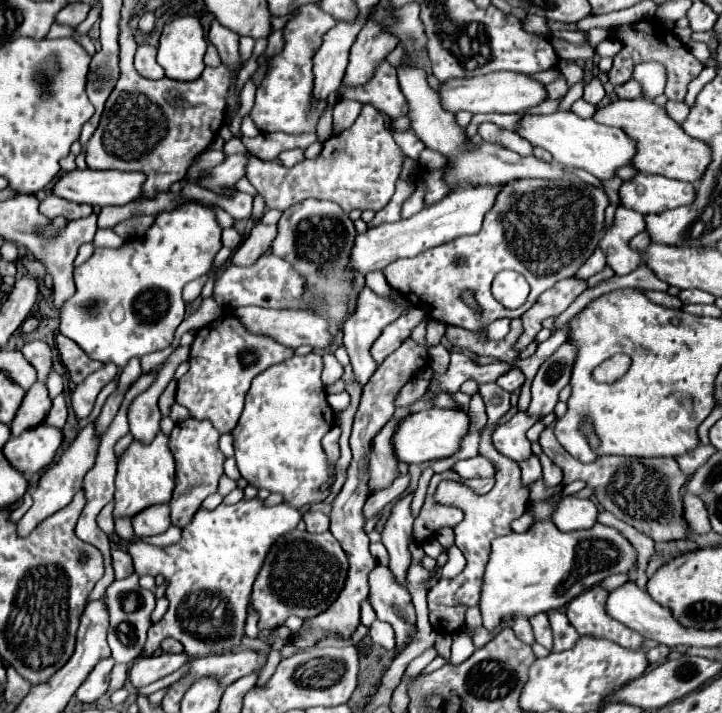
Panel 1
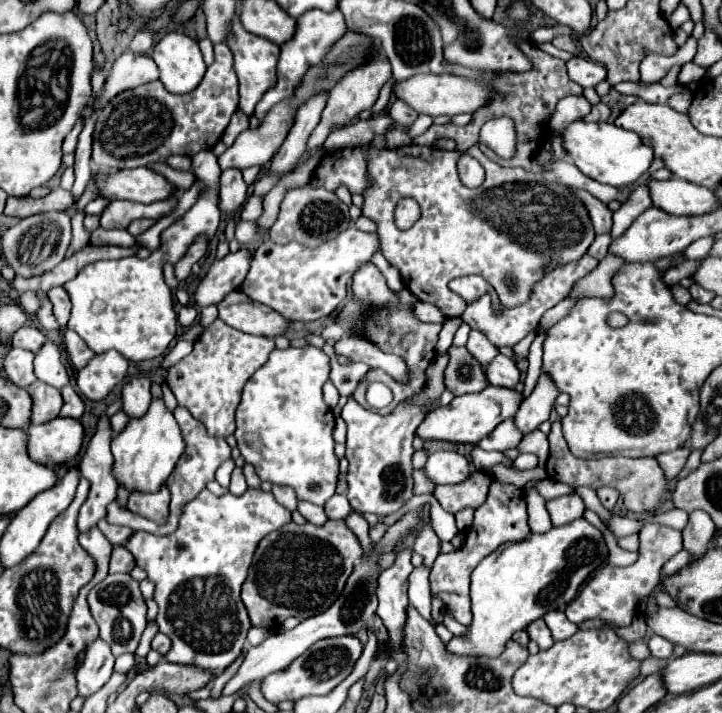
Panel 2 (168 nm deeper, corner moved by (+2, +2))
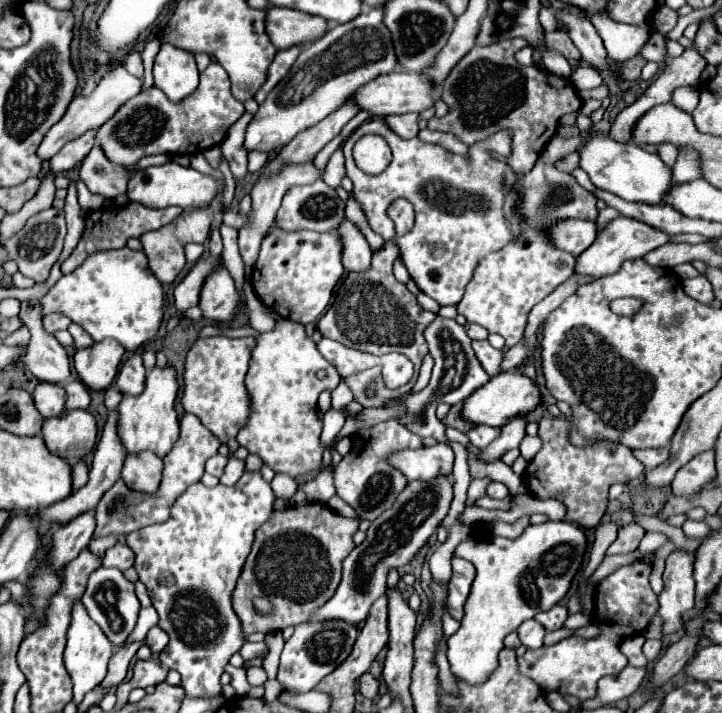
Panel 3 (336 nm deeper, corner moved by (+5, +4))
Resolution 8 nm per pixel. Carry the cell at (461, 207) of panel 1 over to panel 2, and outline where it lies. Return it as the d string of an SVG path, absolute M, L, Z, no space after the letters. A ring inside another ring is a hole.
M354 225L314 251L304 249L298 243L276 245L266 239L256 249L252 267L248 271L250 277L246 277L240 291L246 293L252 301L274 309L290 321L316 321L338 309L338 305L346 299L356 267L370 263L378 249L378 233L364 233Z

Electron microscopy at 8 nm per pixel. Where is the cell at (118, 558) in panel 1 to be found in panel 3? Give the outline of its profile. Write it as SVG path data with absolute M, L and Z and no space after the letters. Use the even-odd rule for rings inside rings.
M117 541L117 543L105 553L105 557L103 557L103 567L117 567L117 569L125 571L125 569L129 569L129 567L133 565L133 561L135 561L135 555L133 555L133 551L127 547L127 543Z

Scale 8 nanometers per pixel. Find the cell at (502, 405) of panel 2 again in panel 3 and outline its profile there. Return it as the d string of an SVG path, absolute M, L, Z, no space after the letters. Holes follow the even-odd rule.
M507 371L491 377L491 381L479 387L465 403L463 403L463 417L471 423L485 423L491 427L503 427L509 419L517 415L527 415L541 405L541 391L533 379L523 375L521 371Z

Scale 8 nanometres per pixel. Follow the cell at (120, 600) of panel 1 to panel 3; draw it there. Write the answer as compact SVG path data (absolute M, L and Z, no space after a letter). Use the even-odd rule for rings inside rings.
M113 567L95 569L89 577L89 583L87 583L87 589L85 589L81 601L87 607L89 617L101 627L101 631L107 635L107 639L113 645L121 645L131 635L131 631L137 623L137 613L139 613L141 605L135 595L135 585L129 583L119 569L113 569Z

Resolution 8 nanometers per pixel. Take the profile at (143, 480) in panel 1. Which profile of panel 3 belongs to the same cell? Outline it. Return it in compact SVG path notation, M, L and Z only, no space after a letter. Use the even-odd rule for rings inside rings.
M173 365L165 367L153 367L147 373L145 389L137 397L125 397L119 405L119 437L127 449L127 453L139 453L145 449L155 451L159 457L165 457L165 453L173 447L173 443L179 439L179 417L175 411L175 399L179 393L177 383L177 371Z

